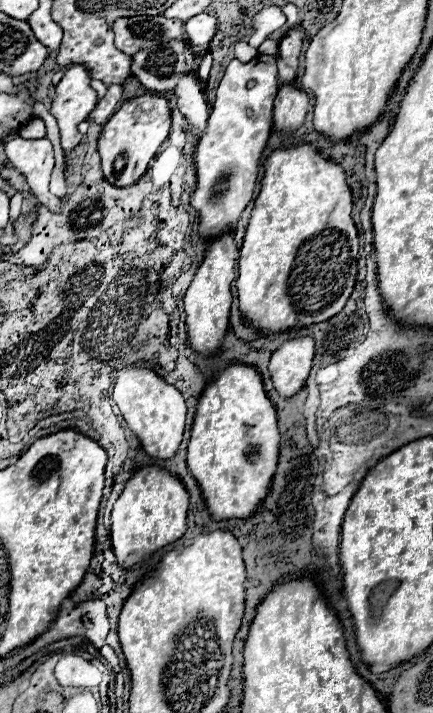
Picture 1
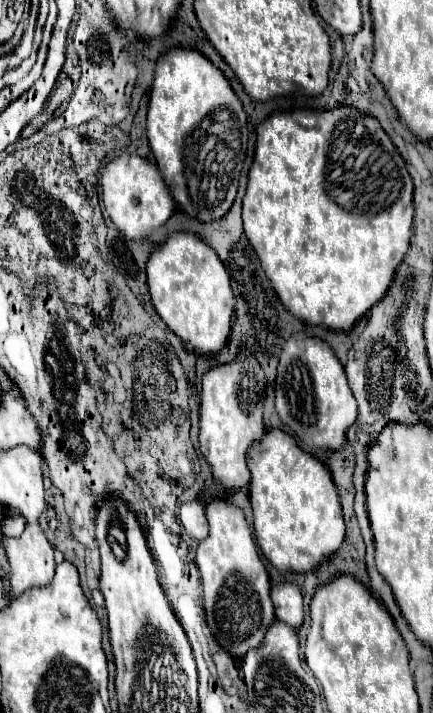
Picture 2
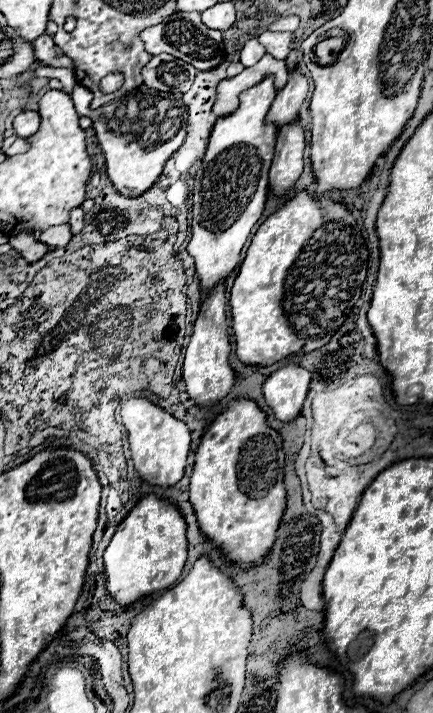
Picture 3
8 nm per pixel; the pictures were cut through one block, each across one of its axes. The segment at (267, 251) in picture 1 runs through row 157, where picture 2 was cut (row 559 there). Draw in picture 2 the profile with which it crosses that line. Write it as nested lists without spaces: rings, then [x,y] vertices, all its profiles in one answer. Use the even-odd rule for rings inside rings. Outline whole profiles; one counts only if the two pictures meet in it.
[[[272,428],[264,434],[260,442],[256,442],[248,452],[248,468],[252,472],[248,496],[254,510],[254,528],[256,540],[264,556],[278,568],[278,570],[292,570],[292,572],[308,572],[316,568],[324,558],[332,556],[340,544],[344,542],[344,520],[342,508],[338,500],[338,492],[332,480],[330,470],[312,454],[304,452],[296,440],[280,428]]]

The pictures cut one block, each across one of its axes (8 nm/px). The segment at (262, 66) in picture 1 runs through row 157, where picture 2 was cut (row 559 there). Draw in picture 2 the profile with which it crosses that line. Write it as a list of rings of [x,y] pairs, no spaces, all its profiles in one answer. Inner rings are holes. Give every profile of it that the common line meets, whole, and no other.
[[[212,498],[206,504],[206,518],[210,524],[210,534],[196,548],[196,564],[200,568],[204,586],[208,626],[226,652],[244,656],[250,648],[256,648],[262,642],[268,626],[276,618],[270,600],[270,578],[240,506],[234,506],[222,498]],[[234,576],[244,580],[234,580]]]

